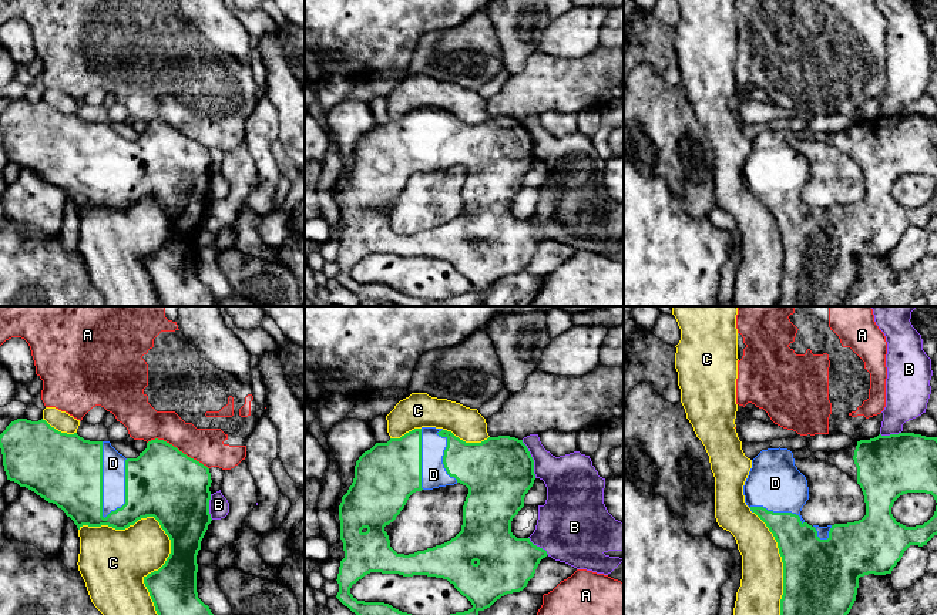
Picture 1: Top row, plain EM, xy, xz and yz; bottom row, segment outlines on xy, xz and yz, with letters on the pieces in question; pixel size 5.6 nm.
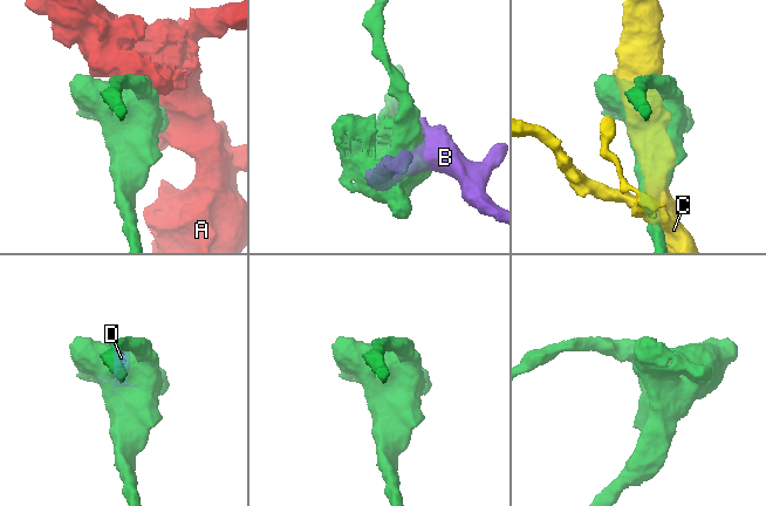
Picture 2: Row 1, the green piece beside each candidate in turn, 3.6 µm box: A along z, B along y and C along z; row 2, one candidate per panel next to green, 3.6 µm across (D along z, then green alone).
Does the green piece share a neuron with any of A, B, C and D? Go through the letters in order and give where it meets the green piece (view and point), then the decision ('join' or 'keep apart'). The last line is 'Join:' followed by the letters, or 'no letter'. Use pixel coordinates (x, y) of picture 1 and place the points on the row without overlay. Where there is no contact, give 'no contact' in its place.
A: xy (177, 130) | keep apart
B: xz (531, 140) | keep apart
C: xy (168, 217) | keep apart
D: xy (101, 161) | join
Join: D

